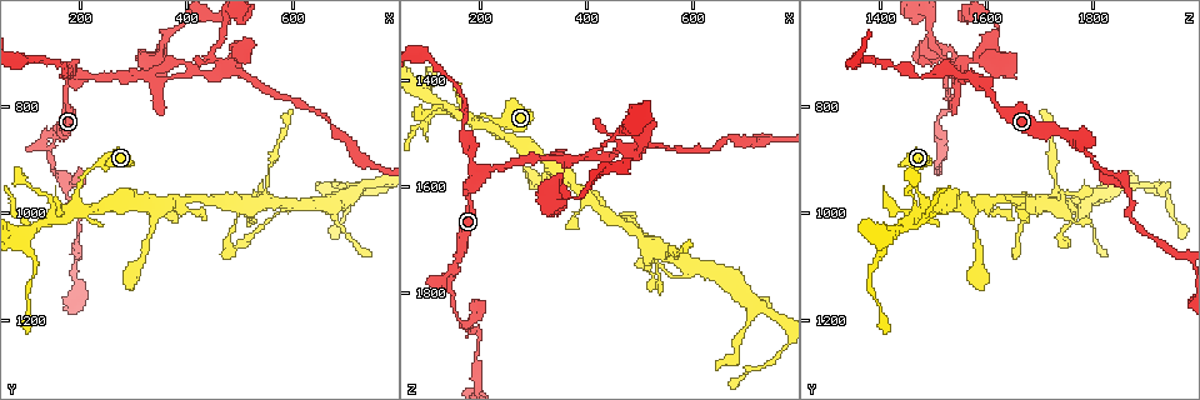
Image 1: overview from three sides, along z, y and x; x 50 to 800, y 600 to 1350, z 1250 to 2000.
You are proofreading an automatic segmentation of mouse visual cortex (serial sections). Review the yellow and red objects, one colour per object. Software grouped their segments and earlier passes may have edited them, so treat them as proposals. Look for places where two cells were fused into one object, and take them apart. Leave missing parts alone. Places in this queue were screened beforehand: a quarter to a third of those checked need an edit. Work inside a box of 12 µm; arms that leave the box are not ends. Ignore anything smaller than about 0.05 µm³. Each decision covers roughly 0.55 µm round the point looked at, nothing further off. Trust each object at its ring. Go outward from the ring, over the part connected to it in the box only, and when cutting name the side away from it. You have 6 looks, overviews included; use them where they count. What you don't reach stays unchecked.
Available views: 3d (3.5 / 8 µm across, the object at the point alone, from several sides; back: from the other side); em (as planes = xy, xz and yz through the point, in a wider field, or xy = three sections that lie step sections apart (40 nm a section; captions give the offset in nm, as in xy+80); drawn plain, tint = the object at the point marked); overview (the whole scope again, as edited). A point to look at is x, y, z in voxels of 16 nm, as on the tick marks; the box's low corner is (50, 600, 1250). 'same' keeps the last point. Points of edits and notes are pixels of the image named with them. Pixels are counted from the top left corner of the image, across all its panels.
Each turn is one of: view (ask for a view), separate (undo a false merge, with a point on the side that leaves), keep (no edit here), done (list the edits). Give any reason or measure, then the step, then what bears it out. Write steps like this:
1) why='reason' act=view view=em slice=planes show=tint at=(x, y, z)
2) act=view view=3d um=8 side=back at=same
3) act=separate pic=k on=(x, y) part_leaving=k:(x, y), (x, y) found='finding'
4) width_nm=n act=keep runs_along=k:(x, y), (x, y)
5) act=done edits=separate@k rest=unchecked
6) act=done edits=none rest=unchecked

why='three-way junction' act=view view=3d um=3.5 at=(150, 980, 1470)

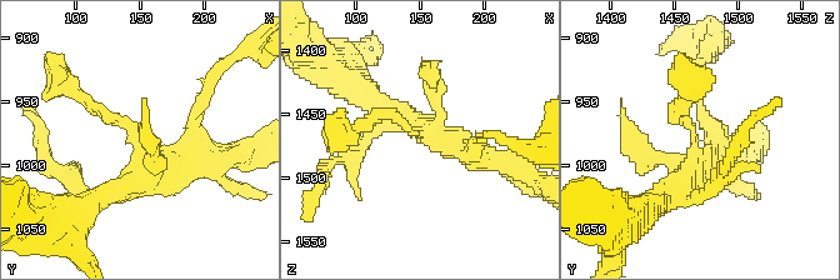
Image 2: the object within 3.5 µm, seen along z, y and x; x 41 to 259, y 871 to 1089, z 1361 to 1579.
act=view view=em slice=xy step=5 show=tint at=(146, 980, 1468)

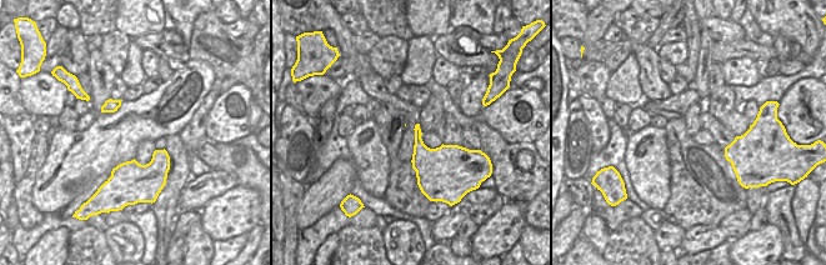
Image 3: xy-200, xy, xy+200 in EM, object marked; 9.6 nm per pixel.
act=view view=em slice=planes show=tint at=same

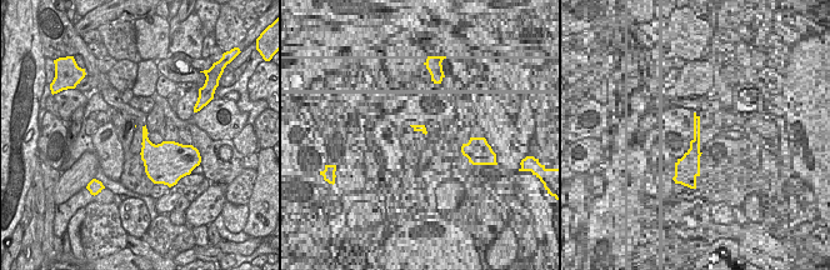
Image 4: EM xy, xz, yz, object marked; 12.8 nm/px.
width_nm=170 act=keep runs_along=2:(478, 158), (389, 115), (355, 129) found='all the same cell'

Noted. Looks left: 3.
why='narrows sharply' act=view view=3d um=3.5 side=back at=(140, 845, 1760)

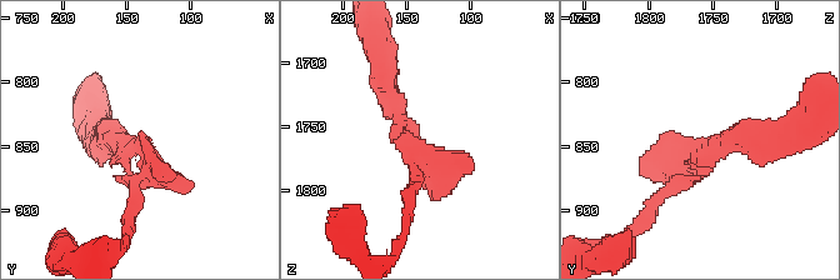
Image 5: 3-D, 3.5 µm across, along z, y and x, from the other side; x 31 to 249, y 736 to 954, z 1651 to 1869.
why='need the tissue' act=view view=em slice=planes show=tint at=(146, 850, 1760)

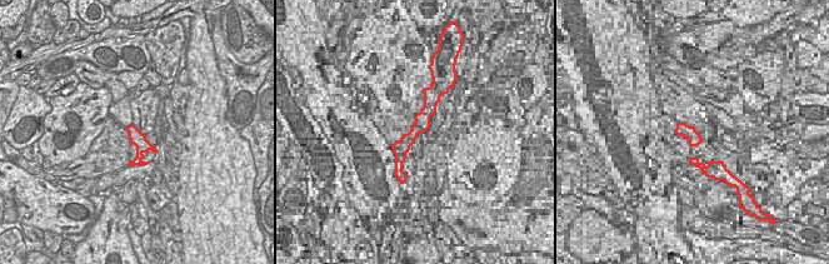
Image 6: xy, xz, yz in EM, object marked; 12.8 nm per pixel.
width_nm=200 act=keep runs_along=5:(775, 139), (689, 143), (663, 193) found='all the same cell'

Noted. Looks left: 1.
act=done edits=none rest=unchecked

